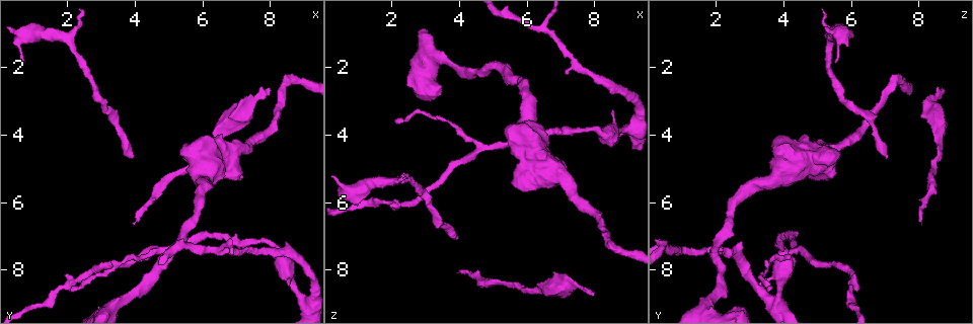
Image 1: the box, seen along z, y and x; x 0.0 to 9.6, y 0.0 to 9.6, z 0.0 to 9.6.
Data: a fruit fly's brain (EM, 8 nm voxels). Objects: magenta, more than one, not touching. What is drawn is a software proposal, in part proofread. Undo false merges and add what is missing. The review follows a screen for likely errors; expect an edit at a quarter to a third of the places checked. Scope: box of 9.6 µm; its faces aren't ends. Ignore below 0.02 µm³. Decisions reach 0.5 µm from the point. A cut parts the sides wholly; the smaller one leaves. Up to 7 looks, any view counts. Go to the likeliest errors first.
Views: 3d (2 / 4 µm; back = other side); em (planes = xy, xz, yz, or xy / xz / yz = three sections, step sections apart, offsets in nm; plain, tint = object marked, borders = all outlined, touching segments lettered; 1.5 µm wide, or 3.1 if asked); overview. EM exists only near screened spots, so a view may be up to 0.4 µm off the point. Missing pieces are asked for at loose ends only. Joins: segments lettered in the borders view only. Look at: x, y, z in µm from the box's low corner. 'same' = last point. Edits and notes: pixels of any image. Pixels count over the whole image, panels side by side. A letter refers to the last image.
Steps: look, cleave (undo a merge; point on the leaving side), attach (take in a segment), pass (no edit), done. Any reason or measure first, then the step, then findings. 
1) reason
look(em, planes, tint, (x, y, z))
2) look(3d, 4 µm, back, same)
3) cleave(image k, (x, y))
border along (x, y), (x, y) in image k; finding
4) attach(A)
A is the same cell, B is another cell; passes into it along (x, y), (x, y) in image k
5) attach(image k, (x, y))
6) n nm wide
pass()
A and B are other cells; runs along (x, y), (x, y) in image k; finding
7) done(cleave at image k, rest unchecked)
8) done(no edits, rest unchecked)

branch stops here
look(3d, 4 µm, (3.90, 6.60, 8.10))

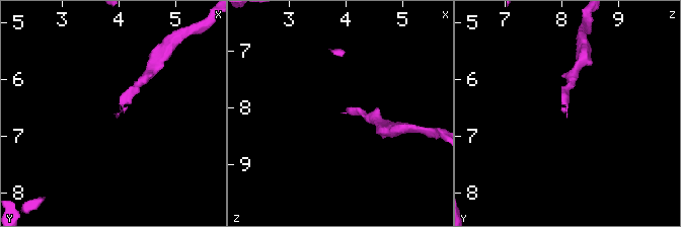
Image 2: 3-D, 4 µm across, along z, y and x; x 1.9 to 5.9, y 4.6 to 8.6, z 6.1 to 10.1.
look(em, xz, step 4, tint, (3.95, 6.65, 8.10))

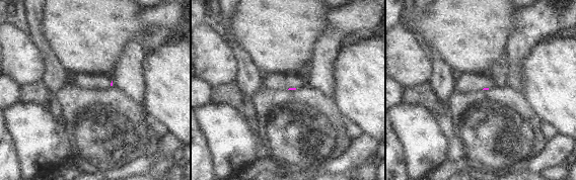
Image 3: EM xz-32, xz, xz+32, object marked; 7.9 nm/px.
another direction
look(em, planes, borders, same)

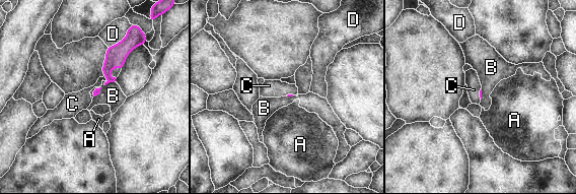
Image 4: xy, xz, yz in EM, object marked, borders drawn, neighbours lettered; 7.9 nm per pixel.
attach(C)
C is the same cell, A, B and D are other cells; passes into it along (116, 56), (106, 78), (82, 99) in image 4; it goes on there

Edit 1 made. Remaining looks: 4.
look(overview)

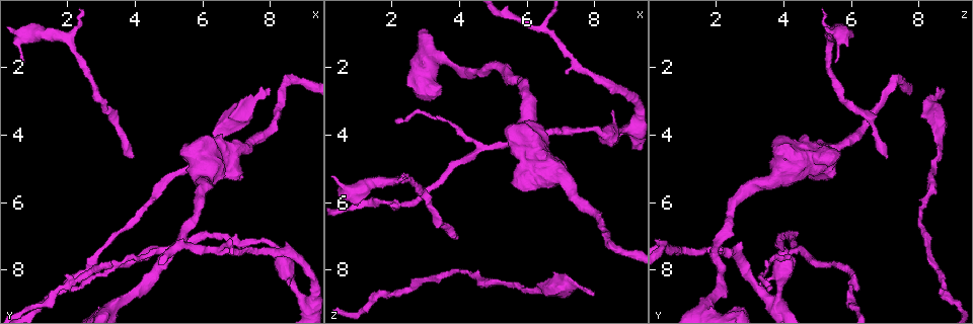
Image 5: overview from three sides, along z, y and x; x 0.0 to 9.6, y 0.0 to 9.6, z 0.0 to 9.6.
an open end
look(em, yz, step 8, tint, (3.95, 4.65, 7.00))

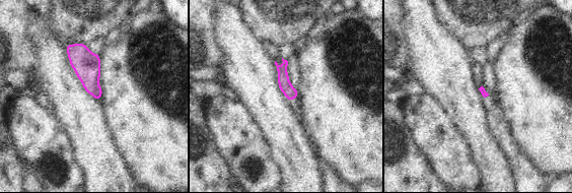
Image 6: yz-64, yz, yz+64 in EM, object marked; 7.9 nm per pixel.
another direction
look(em, planes, borders, same)

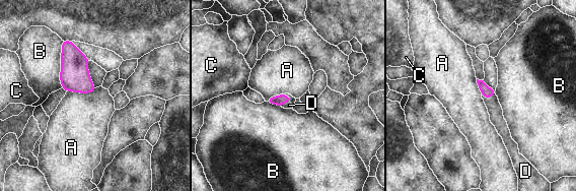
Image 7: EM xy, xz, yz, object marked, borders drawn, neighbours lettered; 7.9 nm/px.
attach(D)
D is the same cell, A, B and C are other cells; passes into it along (280, 100), (288, 102), (289, 105) in image 7; the neuron continues

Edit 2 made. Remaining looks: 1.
done(attach at image 4, attach at image 7, rest unchecked)

